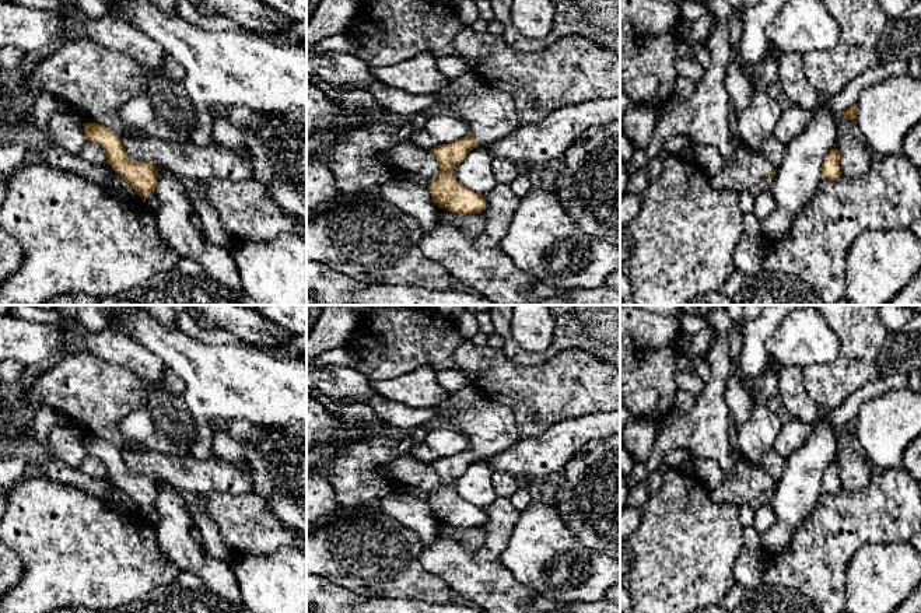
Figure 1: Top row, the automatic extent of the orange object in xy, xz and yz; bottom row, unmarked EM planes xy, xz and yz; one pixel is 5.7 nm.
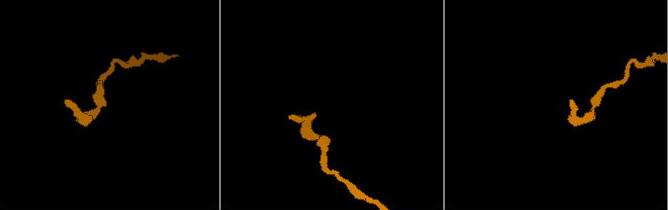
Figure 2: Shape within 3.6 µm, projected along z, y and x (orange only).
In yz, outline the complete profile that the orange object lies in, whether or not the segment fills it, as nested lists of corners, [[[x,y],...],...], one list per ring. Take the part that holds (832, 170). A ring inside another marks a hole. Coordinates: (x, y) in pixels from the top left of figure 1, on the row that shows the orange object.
[[[834,147],[829,151],[827,157],[824,158],[822,168],[822,179],[834,181],[841,175],[843,169],[840,167],[840,153]]]

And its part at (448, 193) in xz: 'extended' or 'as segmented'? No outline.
extended

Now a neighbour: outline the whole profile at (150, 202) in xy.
[[[153,192],[146,196],[141,196],[137,202],[137,206],[140,209],[148,210],[153,216],[157,216],[158,209],[160,209],[160,202],[158,202],[157,193]]]

